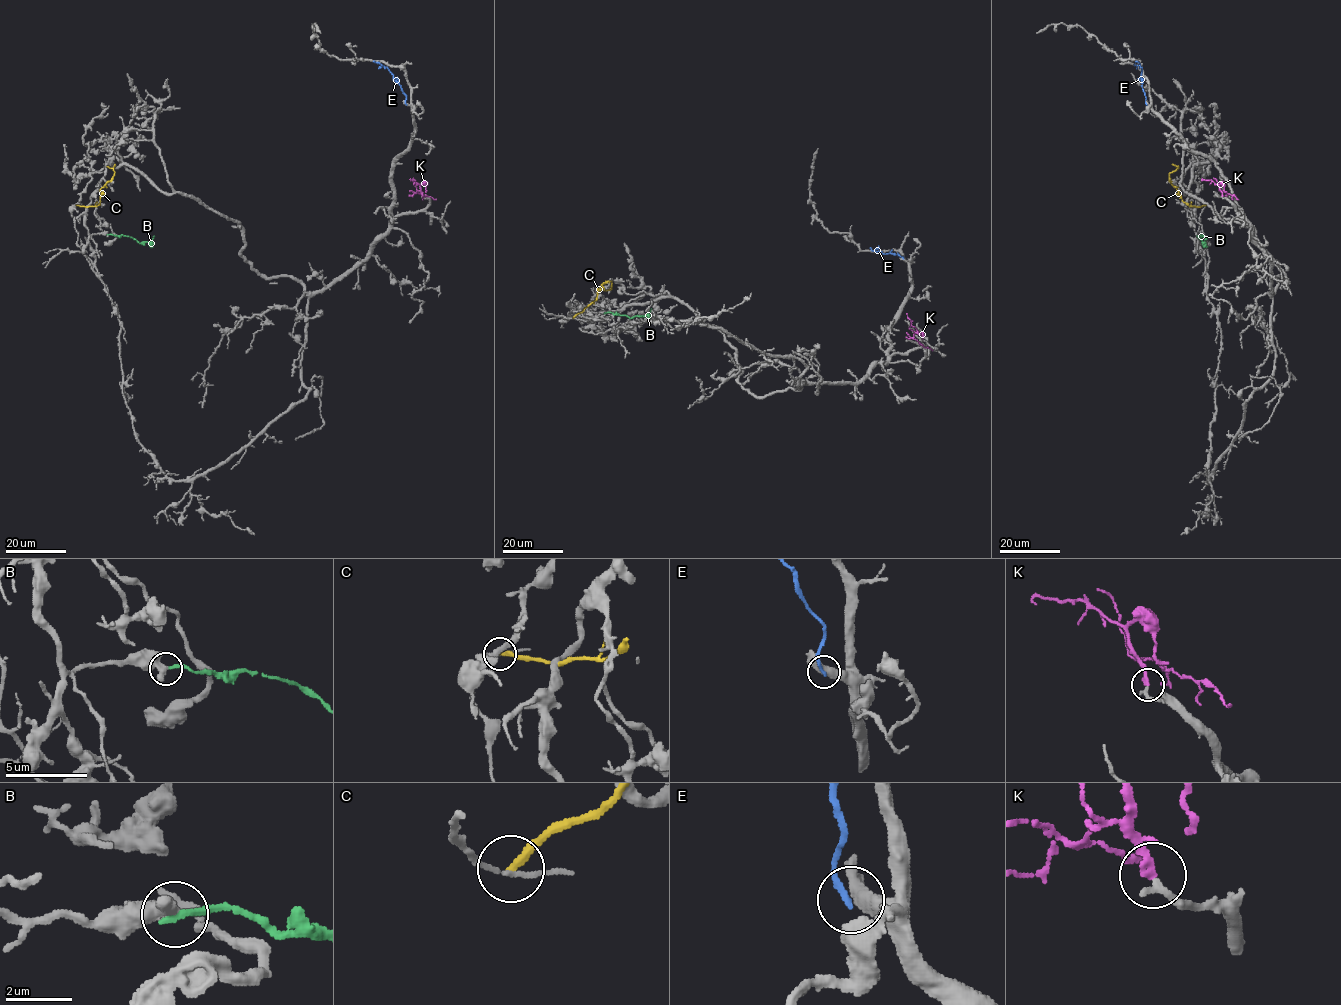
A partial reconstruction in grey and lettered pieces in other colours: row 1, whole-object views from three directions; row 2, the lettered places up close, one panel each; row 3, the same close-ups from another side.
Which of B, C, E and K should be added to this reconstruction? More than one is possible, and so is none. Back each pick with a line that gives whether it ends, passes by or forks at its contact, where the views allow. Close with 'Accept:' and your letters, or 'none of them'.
K: It ends there
Accept: K

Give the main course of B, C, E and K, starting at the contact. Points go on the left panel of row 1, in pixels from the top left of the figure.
B: (108, 234), (129, 236), (139, 243), (150, 242), (154, 236)
C: (76, 205), (95, 206), (100, 202), (100, 189), (110, 180), (115, 164)
E: (406, 104), (406, 94), (393, 74), (373, 61)
K: (422, 196), (416, 192), (436, 199)

